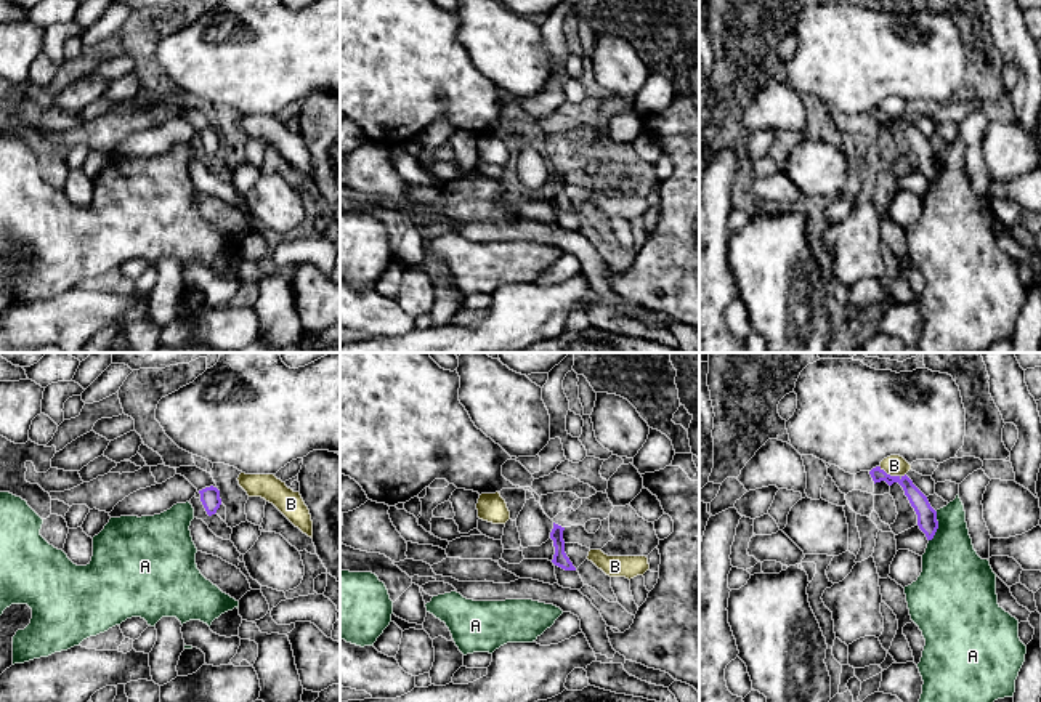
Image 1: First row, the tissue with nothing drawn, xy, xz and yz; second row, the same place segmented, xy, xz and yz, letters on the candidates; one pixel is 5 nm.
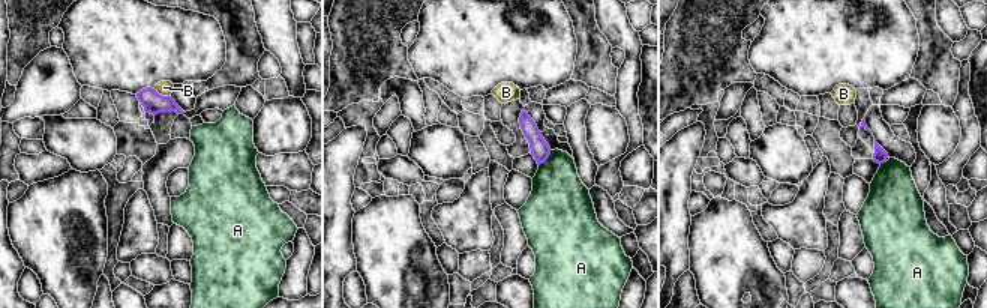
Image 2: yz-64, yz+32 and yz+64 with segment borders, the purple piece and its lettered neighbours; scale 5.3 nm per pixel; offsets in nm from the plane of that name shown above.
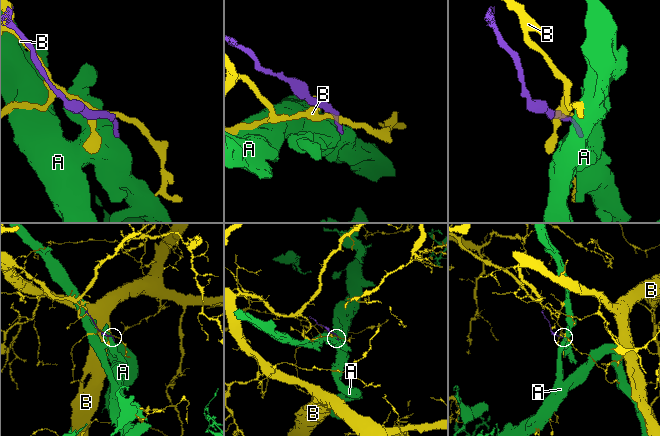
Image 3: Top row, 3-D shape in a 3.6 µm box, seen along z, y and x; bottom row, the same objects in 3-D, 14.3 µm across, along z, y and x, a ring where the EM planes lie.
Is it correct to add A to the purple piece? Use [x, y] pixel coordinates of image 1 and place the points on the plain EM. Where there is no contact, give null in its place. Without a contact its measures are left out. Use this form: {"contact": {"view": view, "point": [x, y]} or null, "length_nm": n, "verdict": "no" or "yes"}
{"contact": {"view": "yz", "point": [937, 167]}, "length_nm": 160, "verdict": "yes"}

